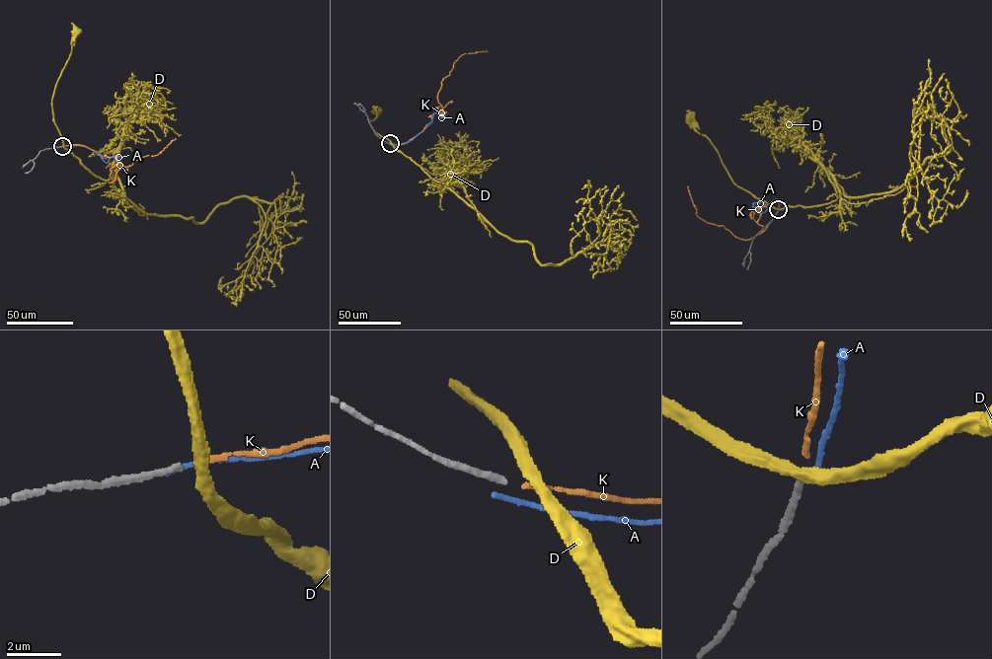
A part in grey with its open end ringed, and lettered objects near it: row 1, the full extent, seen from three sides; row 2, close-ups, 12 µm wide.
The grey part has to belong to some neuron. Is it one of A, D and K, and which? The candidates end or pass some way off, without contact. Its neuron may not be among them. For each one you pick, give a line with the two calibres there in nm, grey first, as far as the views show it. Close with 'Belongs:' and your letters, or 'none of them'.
K: 240/180 nm
Belongs: K

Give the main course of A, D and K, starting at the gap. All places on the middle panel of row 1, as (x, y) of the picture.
A: (390, 144), (400, 145), (412, 140), (430, 123), (433, 113), (442, 111), (444, 116), (440, 118)
D: (391, 143), (369, 122), (377, 115), (374, 109), (378, 109)
K: (391, 143), (408, 142), (441, 112), (437, 108), (443, 113), (437, 95), (458, 57), (487, 51)

